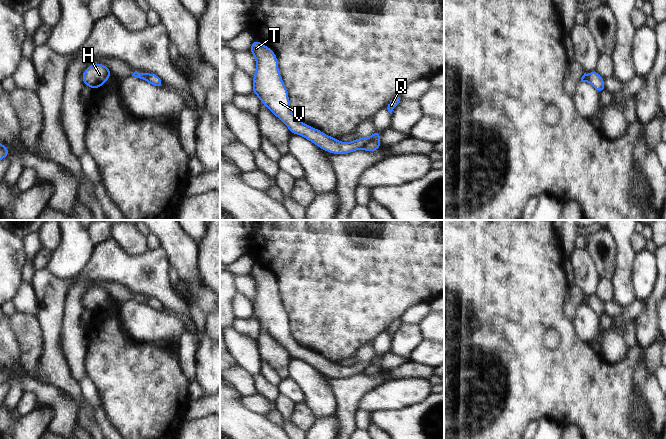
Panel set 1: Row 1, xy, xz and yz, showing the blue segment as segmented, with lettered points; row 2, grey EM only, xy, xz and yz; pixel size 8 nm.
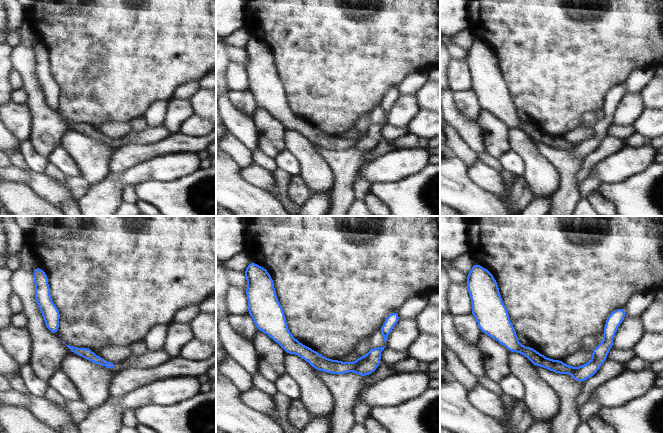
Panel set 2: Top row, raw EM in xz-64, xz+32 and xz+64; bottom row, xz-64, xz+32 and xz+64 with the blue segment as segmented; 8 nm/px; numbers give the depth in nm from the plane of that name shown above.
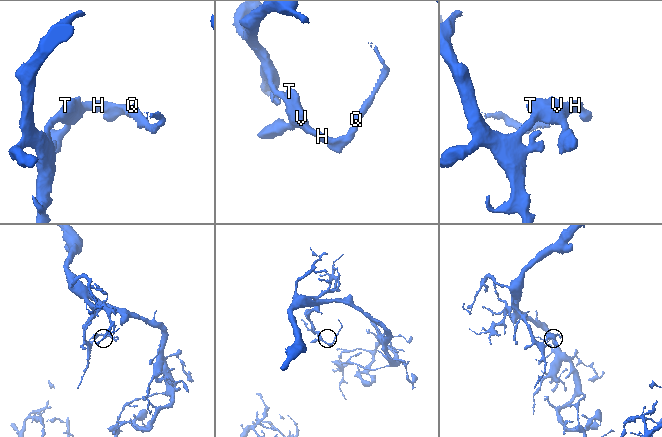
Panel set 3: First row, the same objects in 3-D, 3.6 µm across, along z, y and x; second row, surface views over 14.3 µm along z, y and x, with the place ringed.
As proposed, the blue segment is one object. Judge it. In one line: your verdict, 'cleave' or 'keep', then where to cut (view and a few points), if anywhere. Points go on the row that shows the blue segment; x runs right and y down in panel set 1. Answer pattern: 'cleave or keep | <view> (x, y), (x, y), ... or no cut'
cleave | xz (370, 137), (370, 140), (362, 147)

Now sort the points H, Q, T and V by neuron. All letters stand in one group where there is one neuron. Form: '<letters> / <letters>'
H T V / Q

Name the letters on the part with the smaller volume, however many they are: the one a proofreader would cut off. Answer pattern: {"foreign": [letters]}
{"foreign": ["Q"]}

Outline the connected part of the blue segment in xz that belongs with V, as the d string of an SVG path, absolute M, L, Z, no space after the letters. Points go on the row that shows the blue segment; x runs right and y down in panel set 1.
M254 40L250 52L256 60L253 76L253 93L278 117L292 134L298 134L331 154L347 154L359 149L371 141L370 137L356 138L352 142L341 142L326 135L294 116L290 109L288 90L278 69L276 54L257 40Z

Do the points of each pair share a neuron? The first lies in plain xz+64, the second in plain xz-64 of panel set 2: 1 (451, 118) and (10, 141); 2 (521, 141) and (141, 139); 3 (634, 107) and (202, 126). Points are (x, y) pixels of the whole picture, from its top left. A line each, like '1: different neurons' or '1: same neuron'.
1: different neurons
2: same neuron
3: different neurons

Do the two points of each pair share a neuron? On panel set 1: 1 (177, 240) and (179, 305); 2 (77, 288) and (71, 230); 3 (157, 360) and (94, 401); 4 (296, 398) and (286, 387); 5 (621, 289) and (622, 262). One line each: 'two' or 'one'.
1: two
2: two
3: two
4: one
5: one

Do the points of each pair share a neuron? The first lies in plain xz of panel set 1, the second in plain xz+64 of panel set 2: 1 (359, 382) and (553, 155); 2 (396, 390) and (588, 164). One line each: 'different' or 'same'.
1: same
2: different

